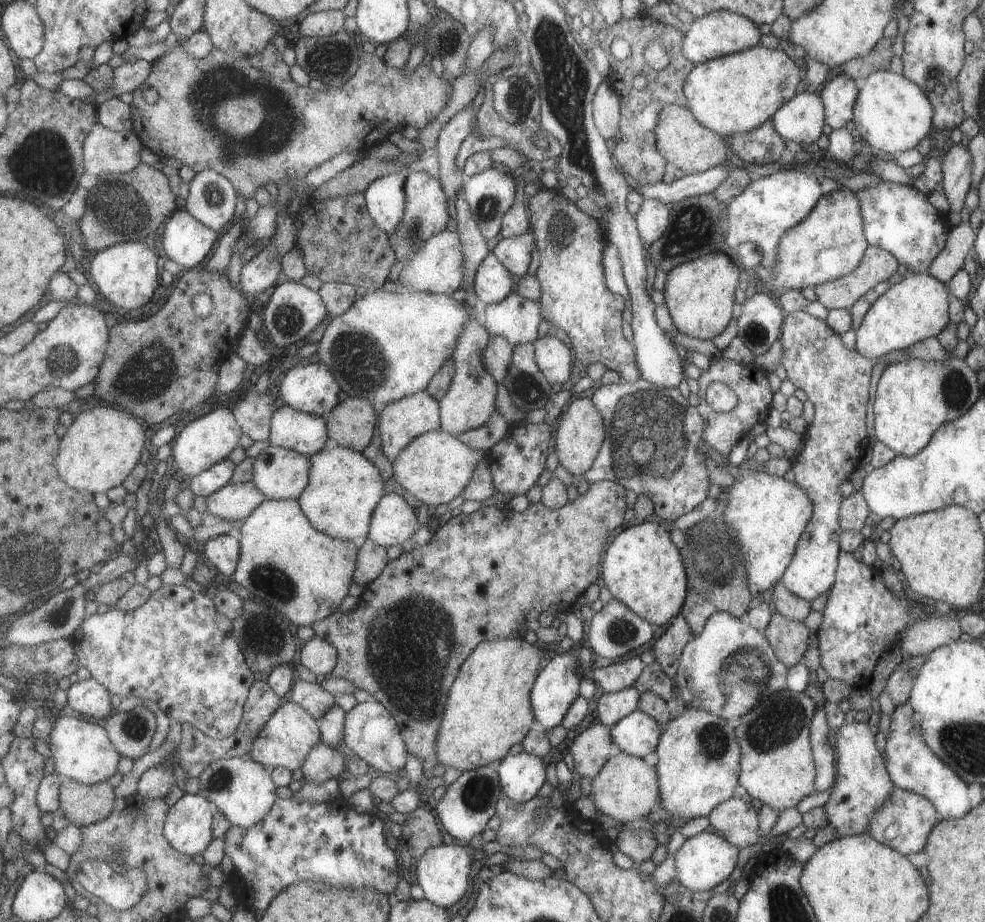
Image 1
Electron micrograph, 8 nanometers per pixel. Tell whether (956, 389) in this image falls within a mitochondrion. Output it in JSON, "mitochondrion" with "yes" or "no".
{"mitochondrion":"yes"}

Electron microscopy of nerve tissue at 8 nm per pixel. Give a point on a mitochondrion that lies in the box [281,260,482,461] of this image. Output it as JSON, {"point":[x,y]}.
{"point":[357,358]}

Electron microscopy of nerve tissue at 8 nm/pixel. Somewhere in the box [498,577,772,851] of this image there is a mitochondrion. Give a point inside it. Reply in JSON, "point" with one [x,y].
{"point":[713,740]}

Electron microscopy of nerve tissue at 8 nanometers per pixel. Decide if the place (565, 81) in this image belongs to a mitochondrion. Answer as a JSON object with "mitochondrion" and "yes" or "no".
{"mitochondrion":"yes"}

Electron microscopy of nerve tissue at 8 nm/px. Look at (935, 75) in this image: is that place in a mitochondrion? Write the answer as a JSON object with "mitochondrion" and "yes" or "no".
{"mitochondrion":"yes"}

